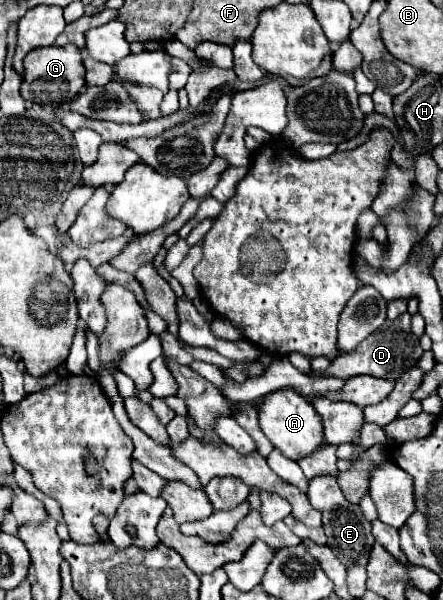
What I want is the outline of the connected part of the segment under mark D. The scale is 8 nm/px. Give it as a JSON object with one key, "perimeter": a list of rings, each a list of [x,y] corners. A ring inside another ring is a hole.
{"perimeter":[[[405,312],[397,320],[391,320],[391,322],[385,320],[385,324],[377,332],[367,336],[355,352],[341,354],[329,364],[327,370],[311,372],[311,374],[313,376],[335,376],[341,380],[349,380],[351,376],[359,376],[359,374],[369,374],[369,376],[377,376],[377,378],[397,380],[397,376],[401,376],[401,372],[407,372],[409,368],[417,366],[421,354],[423,354],[423,348],[419,346],[419,338],[411,332],[411,314]]]}

